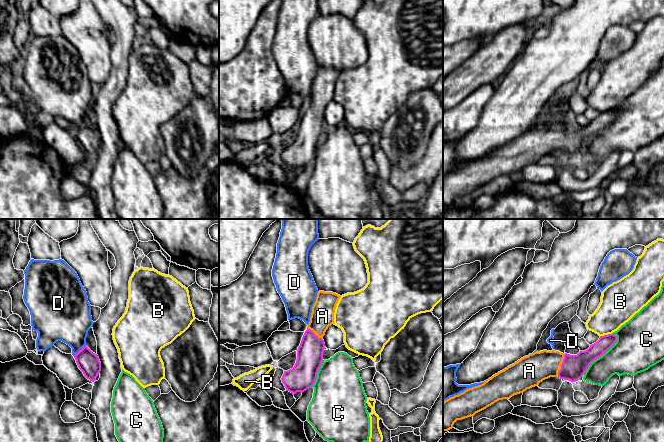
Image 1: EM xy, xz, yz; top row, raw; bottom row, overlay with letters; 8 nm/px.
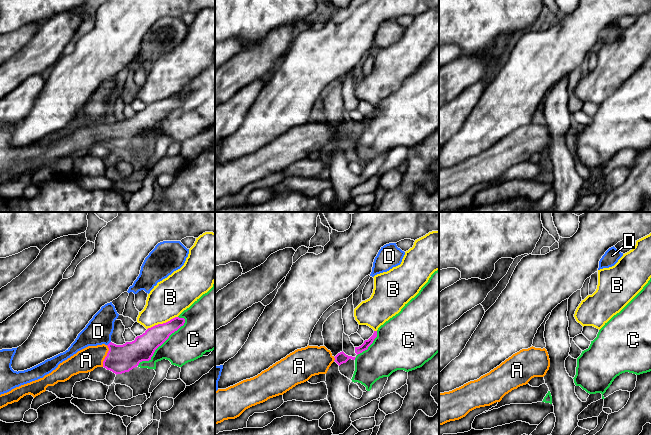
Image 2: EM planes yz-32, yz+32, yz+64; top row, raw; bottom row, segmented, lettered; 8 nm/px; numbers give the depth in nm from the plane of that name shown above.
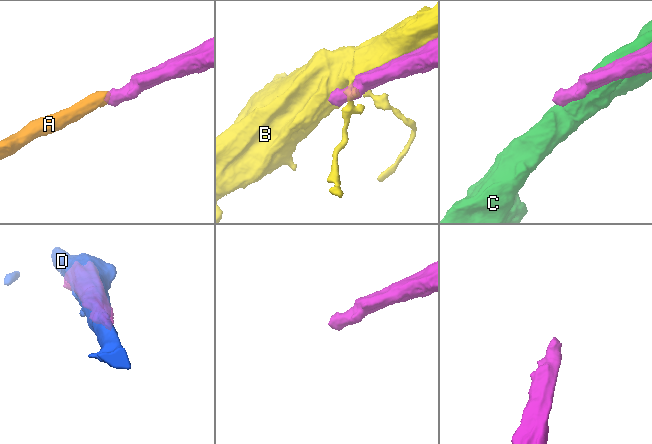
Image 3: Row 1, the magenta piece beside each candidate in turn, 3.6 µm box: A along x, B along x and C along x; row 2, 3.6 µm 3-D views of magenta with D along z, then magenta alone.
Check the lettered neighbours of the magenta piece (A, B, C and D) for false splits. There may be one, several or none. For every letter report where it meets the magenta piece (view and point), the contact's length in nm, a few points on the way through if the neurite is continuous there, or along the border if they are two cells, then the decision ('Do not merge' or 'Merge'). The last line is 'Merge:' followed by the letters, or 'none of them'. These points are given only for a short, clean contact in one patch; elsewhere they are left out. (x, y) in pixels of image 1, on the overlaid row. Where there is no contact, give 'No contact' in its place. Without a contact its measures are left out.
A: Touches magenta at yz (561, 365). Shared border 190 nm. Path across: yz (573, 367), (561, 365), (540, 365), (531, 370). Merge
B: Touches magenta at yz (605, 335). Shared border 100 nm. Do not merge
C: Touches magenta at yz (601, 355). Shared border 420 nm. Do not merge
D: Touches magenta at xy (80, 350). Shared border 130 nm. Do not merge
Merge: A

